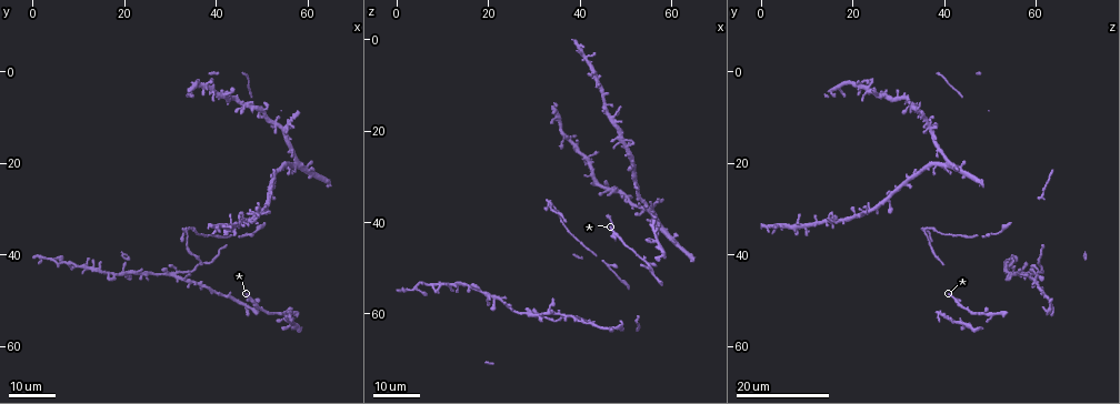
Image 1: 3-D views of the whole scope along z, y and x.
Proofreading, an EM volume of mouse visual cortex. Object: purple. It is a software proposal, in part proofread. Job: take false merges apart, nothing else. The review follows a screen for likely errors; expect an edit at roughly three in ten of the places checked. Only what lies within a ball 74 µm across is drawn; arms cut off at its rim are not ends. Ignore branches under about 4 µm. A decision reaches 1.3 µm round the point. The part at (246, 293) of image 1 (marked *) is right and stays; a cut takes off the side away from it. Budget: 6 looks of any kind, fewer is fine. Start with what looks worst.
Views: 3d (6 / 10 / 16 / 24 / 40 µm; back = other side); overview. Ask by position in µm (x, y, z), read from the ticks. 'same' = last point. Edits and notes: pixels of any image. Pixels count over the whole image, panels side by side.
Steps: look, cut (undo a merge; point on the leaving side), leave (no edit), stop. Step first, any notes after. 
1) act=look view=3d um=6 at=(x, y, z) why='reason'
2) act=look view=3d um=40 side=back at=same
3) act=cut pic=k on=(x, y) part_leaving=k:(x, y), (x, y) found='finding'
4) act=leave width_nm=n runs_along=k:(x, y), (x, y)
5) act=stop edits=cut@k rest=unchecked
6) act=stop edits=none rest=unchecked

act=look view=3d um=24 at=(47.0, 35.5, 50.0)

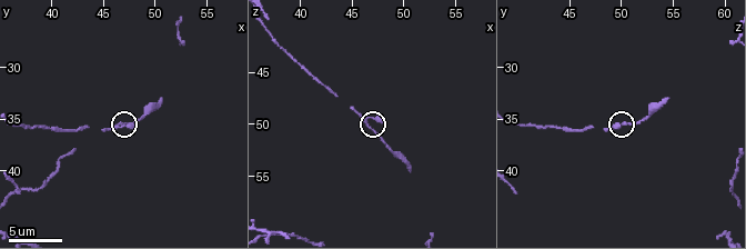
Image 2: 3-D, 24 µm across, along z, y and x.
act=look view=3d um=6 at=(46.6, 35.4, 50.0)

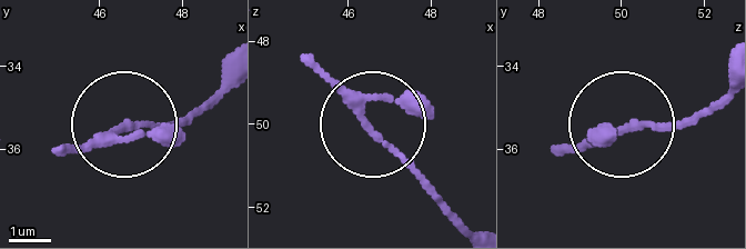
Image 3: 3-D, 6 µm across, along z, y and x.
act=leave width_nm=160 found='one cell here'

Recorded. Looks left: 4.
act=look view=3d um=16 at=(31.0, 45.0, 60.5) why='four arms meet'

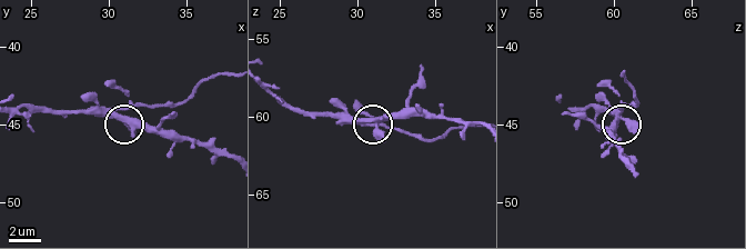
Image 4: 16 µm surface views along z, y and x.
act=look view=3d um=10 at=(30.8, 44.4, 60.2)

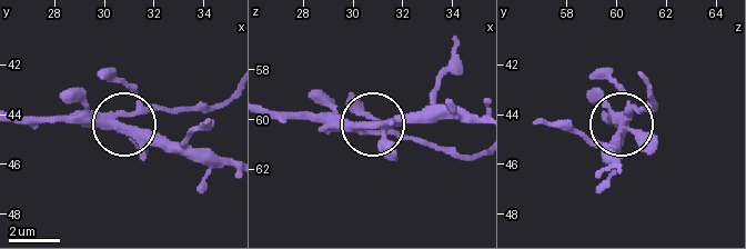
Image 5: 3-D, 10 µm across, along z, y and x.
act=cut pic=5 on=(142, 110) part_leaving=5:(104, 118), (199, 111), (230, 99) found='a second cell is stuck on'

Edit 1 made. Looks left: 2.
act=look view=3d um=16 at=(21.0, 43.0, 56.5) why='three-way junction'

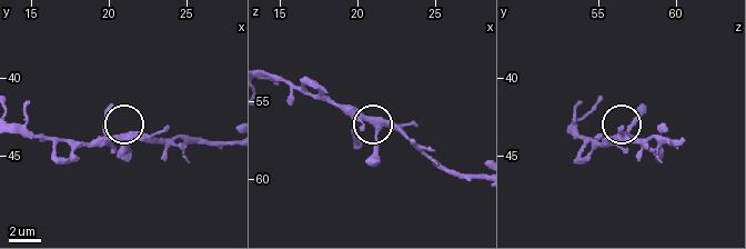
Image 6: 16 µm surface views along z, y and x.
act=look view=3d um=10 at=(21.2, 43.6, 56.8) why='zoom in'

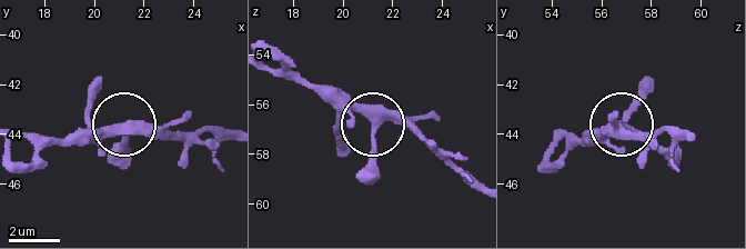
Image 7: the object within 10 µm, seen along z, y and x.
act=leave arms=3 runs_along=7:(475, 189), (412, 131), (386, 118), (374, 131), (374, 173) found='one cell here'

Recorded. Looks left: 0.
act=stop edits=cut@5 rest=unchecked

